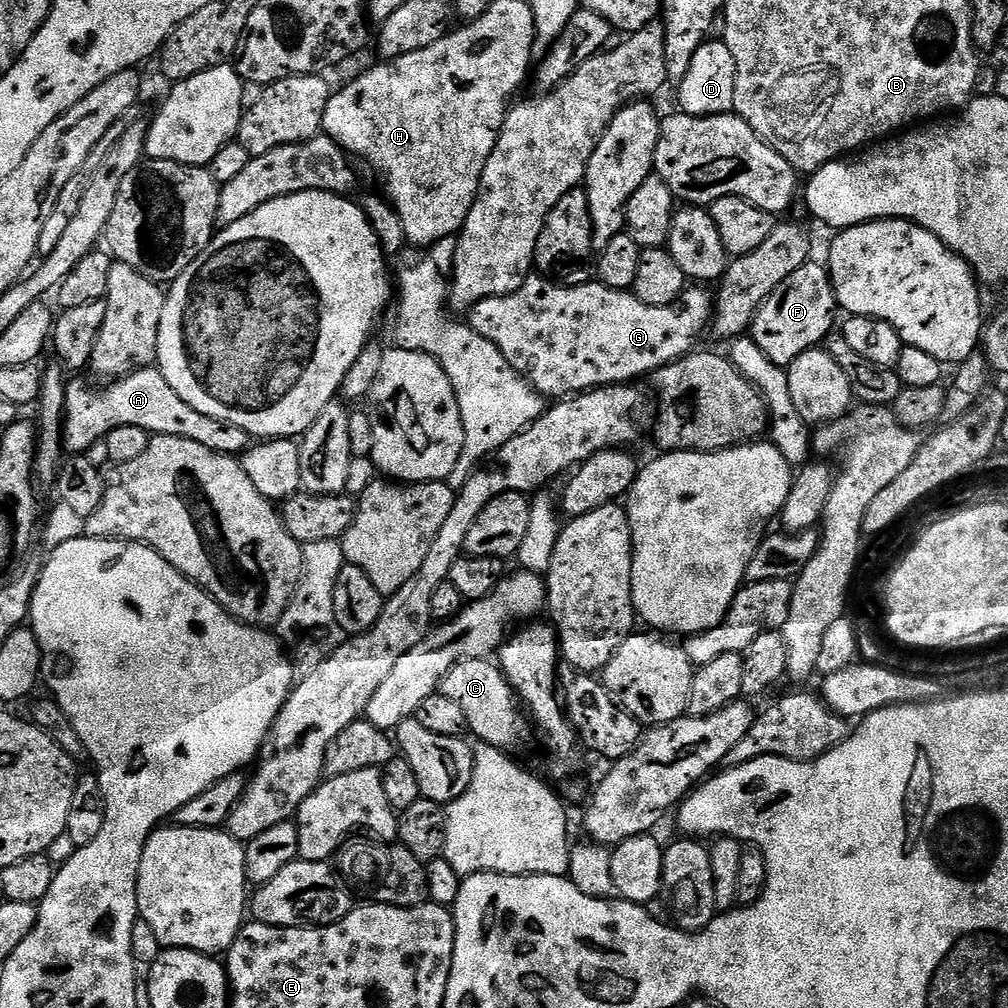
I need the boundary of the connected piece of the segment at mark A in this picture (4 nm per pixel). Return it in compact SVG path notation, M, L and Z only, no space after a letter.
M159 367L139 368L137 372L131 372L130 375L123 376L120 380L113 380L107 386L100 387L104 388L87 388L80 380L74 382L72 380L67 385L63 419L63 443L69 453L87 453L89 451L87 448L92 448L95 444L97 447L104 437L110 435L114 430L118 430L118 426L138 426L149 434L186 438L190 442L198 442L210 450L220 452L224 456L239 457L247 452L250 447L248 433L243 432L238 426L198 414L198 410L194 410L194 406L182 402L182 398L178 398L178 394L174 390L174 386L170 386L170 382L166 382L166 378L161 374Z

